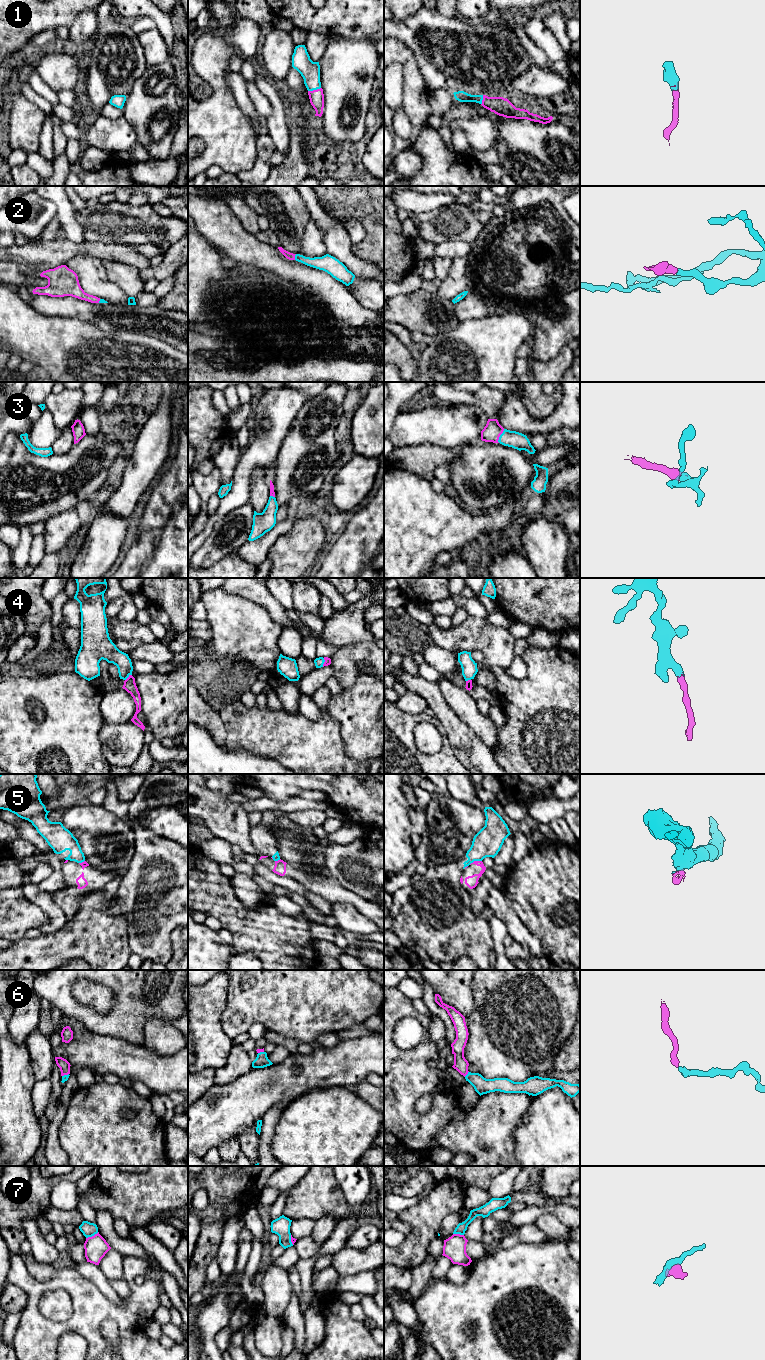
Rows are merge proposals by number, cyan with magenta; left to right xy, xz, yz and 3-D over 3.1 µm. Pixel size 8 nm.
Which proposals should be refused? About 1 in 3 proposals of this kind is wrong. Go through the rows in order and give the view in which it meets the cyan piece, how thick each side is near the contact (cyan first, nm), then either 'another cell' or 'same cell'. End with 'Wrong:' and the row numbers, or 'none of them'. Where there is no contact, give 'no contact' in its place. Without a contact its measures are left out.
1: xz | 160/120 nm | same cell
2: xz | 120/60 nm | same cell
3: yz | 140/140 nm | same cell
4: xy | 140/100 nm | same cell
5: yz | 220/100 nm | another cell
6: yz | 130/110 nm | same cell
7: xy | 120/180 nm | another cell
Wrong: 5, 7

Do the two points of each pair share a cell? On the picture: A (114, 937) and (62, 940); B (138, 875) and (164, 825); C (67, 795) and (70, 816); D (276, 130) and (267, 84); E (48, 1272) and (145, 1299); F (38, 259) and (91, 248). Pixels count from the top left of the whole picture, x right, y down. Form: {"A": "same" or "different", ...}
{"A": "same", "B": "different", "C": "different", "D": "same", "E": "different", "F": "same"}

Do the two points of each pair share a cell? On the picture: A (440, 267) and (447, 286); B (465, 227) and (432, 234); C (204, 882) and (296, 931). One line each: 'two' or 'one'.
A: two
B: one
C: one

